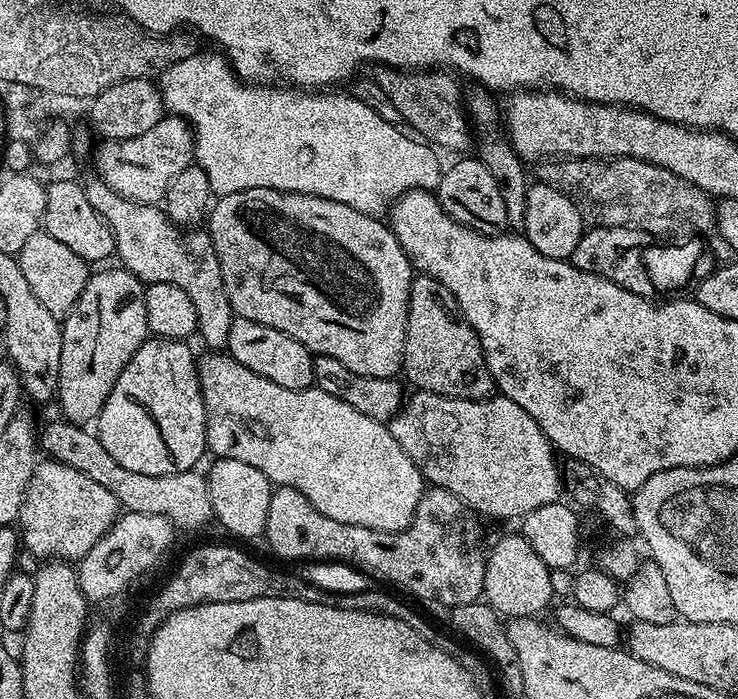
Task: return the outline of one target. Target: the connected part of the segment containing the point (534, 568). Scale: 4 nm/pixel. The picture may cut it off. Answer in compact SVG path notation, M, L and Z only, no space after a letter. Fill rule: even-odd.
M523 534L504 536L493 548L491 545L484 565L486 578L483 599L501 617L536 616L548 603L553 603L550 569L542 558L538 558L538 554L534 554L534 546L526 542Z

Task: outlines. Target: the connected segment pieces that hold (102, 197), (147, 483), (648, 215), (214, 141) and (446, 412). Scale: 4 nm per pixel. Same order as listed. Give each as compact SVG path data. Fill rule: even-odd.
M92 178L84 184L86 198L90 198L90 206L98 210L98 214L110 226L116 243L115 255L120 256L119 263L145 285L158 282L170 282L178 286L178 290L186 290L190 302L194 302L196 311L196 332L204 339L205 349L224 350L228 347L228 335L234 319L234 313L230 306L230 298L226 298L226 286L222 282L222 266L218 262L218 254L214 250L214 242L209 238L207 231L192 230L185 234L164 211L163 207L156 204L139 204L125 196L118 195L110 186L106 186L99 178Z
M56 418L53 424L39 429L39 447L44 448L49 457L59 464L70 466L74 470L82 470L86 478L94 478L98 486L106 486L110 494L114 494L117 505L124 512L138 514L158 514L165 516L177 529L200 528L207 520L213 519L212 503L207 479L193 470L182 474L134 474L134 470L126 470L126 466L118 466L115 458L110 458L102 446L95 431L79 424L69 424L63 418Z
M573 156L571 158L552 158L547 162L539 165L539 179L545 184L553 184L556 188L562 190L574 202L574 206L580 211L582 217L589 225L599 226L601 228L613 228L614 226L622 226L623 228L642 228L649 234L655 232L676 232L679 228L693 228L693 233L704 234L700 232L713 231L716 228L716 213L714 211L713 197L703 192L698 186L694 186L690 182L686 182L682 178L675 176L670 170L666 170L662 166L654 166L645 160L638 158L626 158L625 156L613 156L611 158L585 158L583 156Z
M198 50L190 58L182 58L182 62L174 62L165 68L159 73L158 87L165 109L188 121L195 163L206 170L210 190L217 197L238 194L242 190L269 188L330 198L354 206L354 210L362 210L362 214L380 218L404 193L415 188L435 190L440 185L442 163L436 157L437 149L409 134L403 127L391 124L370 110L366 102L358 102L355 94L339 96L336 90L321 94L295 86L268 88L272 86L245 82L232 71L231 64L219 51L211 51Z
M416 390L405 399L403 408L392 419L390 427L394 434L394 442L398 442L398 446L402 446L402 450L406 450L410 462L414 462L414 466L418 466L418 470L424 475L425 481L429 485L450 490L450 494L458 494L458 498L462 498L462 502L466 502L466 506L470 506L481 517L493 516L496 520L512 520L515 516L516 519L522 518L526 514L530 514L530 510L538 510L538 506L554 504L561 499L562 468L558 460L556 464L556 459L558 459L556 449L546 438L546 434L542 434L538 422L534 422L534 418L530 418L530 414L526 414L526 410L522 410L522 406L510 402L505 396L496 394L490 400L455 400L449 396L439 396L433 392Z

